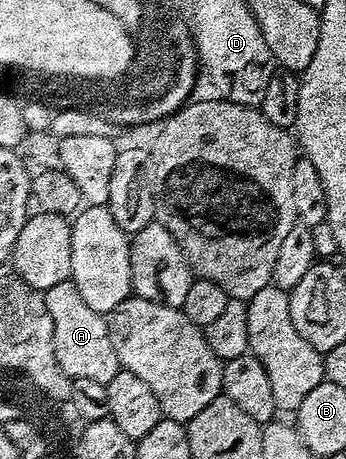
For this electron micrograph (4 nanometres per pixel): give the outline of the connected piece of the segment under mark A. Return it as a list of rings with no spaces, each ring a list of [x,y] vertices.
[[[73,281],[55,284],[44,293],[48,316],[52,316],[56,364],[60,364],[60,368],[64,368],[66,375],[72,379],[96,380],[96,384],[107,386],[120,368],[116,348],[112,348],[109,321],[100,312],[88,308]]]

